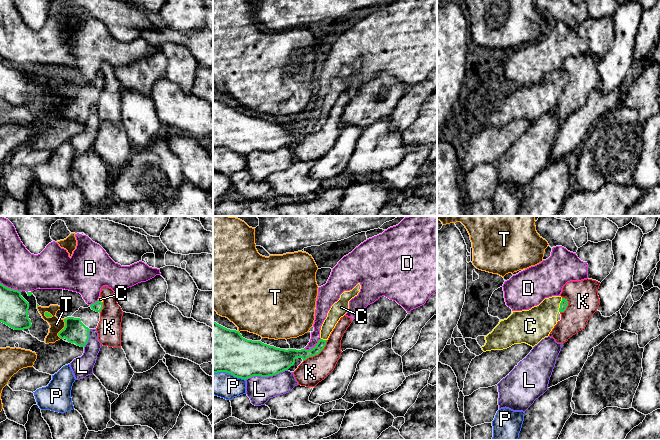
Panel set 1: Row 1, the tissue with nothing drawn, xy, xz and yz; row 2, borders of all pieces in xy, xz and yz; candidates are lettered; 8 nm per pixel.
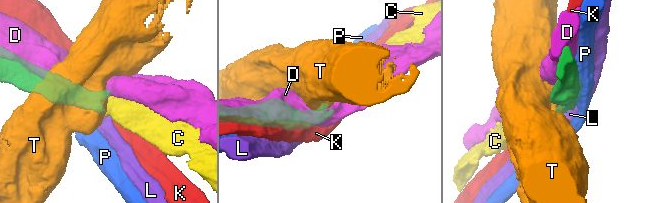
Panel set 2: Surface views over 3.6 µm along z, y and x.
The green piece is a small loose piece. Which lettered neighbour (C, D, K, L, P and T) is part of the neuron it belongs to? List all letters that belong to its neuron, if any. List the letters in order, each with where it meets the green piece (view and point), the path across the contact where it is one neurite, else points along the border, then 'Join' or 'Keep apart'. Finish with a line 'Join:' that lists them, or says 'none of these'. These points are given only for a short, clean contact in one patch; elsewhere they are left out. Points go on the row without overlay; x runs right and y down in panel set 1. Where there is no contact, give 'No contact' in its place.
C: Touches green at yz (560, 81). Join
D: Touches green at xy (10, 64). Keep apart
K: Touches green at xz (317, 130). Boundary: xz (327, 116), (324, 123), (317, 130), (309, 132), (303, 137). Keep apart
L: Touches green at xz (266, 152). Keep apart
P: Touches green at xz (229, 149). Keep apart
T: Touches green at xy (64, 104). Keep apart
Join: C

